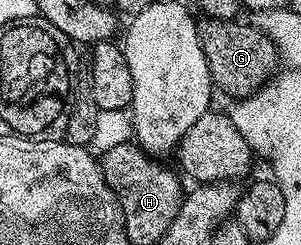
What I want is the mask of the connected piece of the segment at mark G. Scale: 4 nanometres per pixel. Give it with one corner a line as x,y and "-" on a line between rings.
208,18
202,19
199,24
201,33
201,45
203,46
203,54
209,63
211,70
211,78
214,85
218,89
221,88
227,95
232,98
242,98
252,95
266,83
272,80
279,72
279,57
277,47
271,42
271,38
267,38
260,28
253,27
252,23
237,24
233,20
211,20

